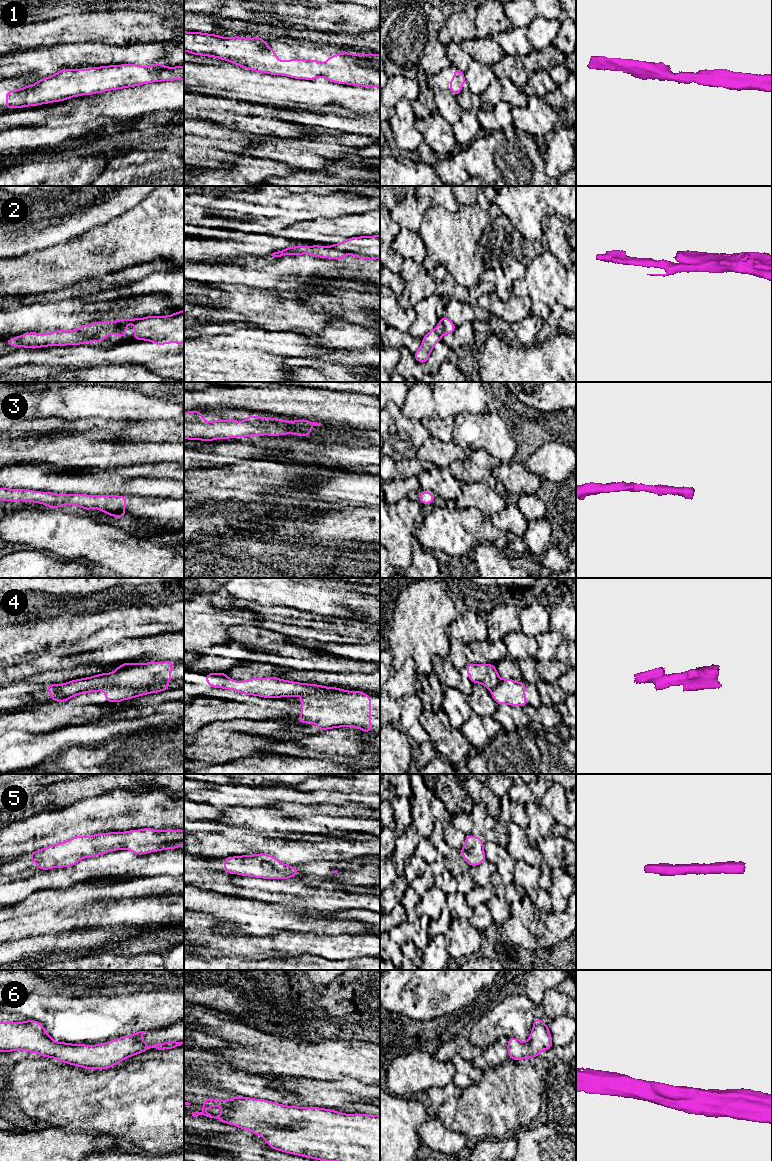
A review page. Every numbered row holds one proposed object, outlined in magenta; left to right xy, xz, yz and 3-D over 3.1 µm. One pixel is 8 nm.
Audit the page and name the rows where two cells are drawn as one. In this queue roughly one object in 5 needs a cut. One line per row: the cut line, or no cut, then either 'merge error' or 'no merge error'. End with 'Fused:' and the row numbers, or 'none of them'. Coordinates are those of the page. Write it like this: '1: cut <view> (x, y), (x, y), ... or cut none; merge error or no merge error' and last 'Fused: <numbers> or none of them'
1: cut none; no merge error
2: cut none; no merge error
3: cut none; no merge error
4: cut xy (165, 681), (136, 687), (109, 686), (104, 688); merge error
5: cut none; no merge error
6: cut none; no merge error
Fused: 4

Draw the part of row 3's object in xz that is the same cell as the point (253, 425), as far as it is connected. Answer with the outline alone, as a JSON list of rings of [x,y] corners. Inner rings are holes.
[[[188,411],[184,413],[184,439],[214,441],[218,438],[228,439],[238,436],[278,436],[285,434],[309,436],[312,434],[310,428],[320,425],[321,423],[309,420],[285,421],[252,415],[242,422],[236,420],[207,422],[203,419],[201,411]]]

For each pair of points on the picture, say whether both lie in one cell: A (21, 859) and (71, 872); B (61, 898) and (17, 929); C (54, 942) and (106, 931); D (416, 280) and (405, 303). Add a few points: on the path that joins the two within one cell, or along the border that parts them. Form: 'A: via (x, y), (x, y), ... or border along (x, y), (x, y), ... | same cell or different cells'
A: border along (37, 869), (32, 873) | different cells
B: border along (70, 905), (64, 908), (45, 908), (24, 914) | different cells
C: via (67, 940), (93, 937) | same cell
D: via (416, 286), (407, 297) | same cell

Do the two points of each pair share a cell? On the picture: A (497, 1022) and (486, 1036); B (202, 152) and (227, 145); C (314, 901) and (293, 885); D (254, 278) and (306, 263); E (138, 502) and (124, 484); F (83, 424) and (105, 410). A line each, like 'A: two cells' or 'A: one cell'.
A: one cell
B: one cell
C: one cell
D: one cell
E: two cells
F: two cells

